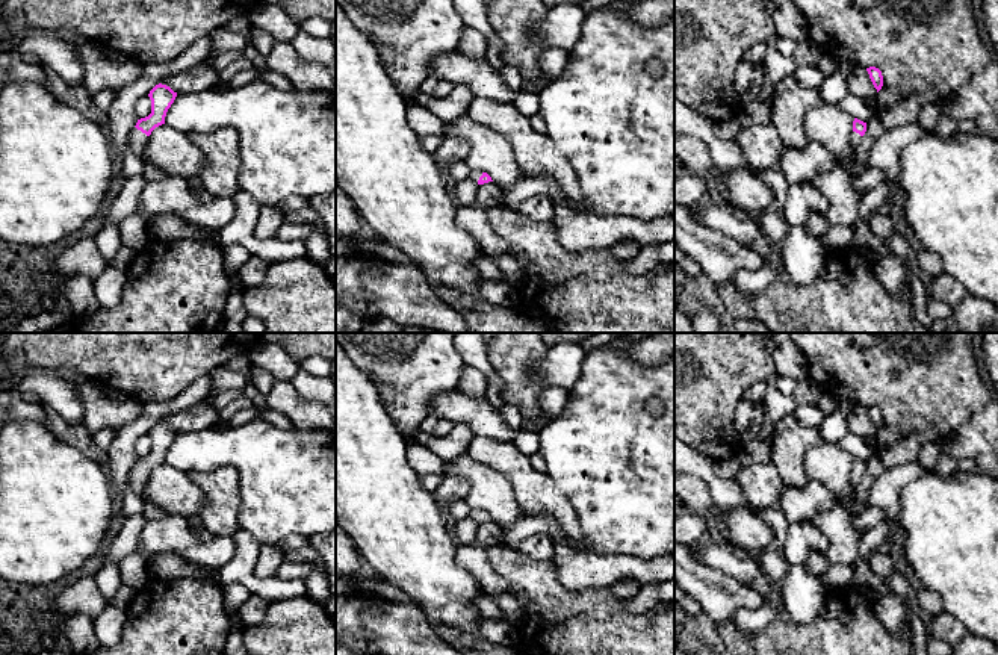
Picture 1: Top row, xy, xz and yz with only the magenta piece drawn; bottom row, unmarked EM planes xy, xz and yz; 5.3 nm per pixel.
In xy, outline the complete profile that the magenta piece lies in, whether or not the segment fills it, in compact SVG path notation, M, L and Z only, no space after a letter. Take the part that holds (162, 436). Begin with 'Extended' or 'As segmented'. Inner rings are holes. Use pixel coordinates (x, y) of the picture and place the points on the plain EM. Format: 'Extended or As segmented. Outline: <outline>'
Extended. Outline: M159 422L150 430L148 436L151 439L151 452L138 458L135 467L129 473L129 484L138 495L142 495L151 470L165 463L166 451L174 442L177 431L169 425Z

